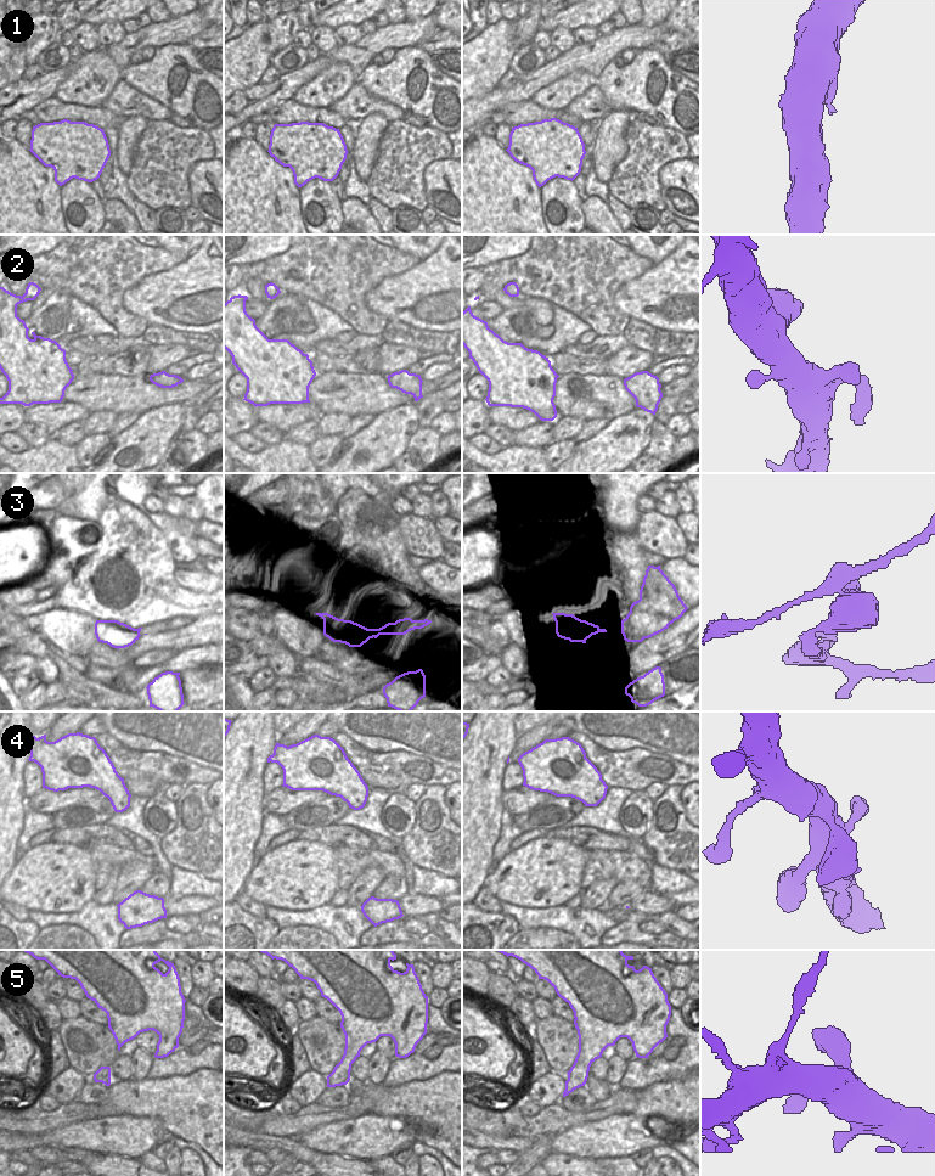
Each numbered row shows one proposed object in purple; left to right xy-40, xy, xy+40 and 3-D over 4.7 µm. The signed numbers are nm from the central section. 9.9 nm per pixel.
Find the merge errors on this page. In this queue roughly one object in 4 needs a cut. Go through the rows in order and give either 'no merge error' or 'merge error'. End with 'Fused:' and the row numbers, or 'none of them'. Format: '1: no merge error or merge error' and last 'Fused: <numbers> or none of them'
1: no merge error
2: no merge error
3: merge error
4: no merge error
5: no merge error
Fused: 3

